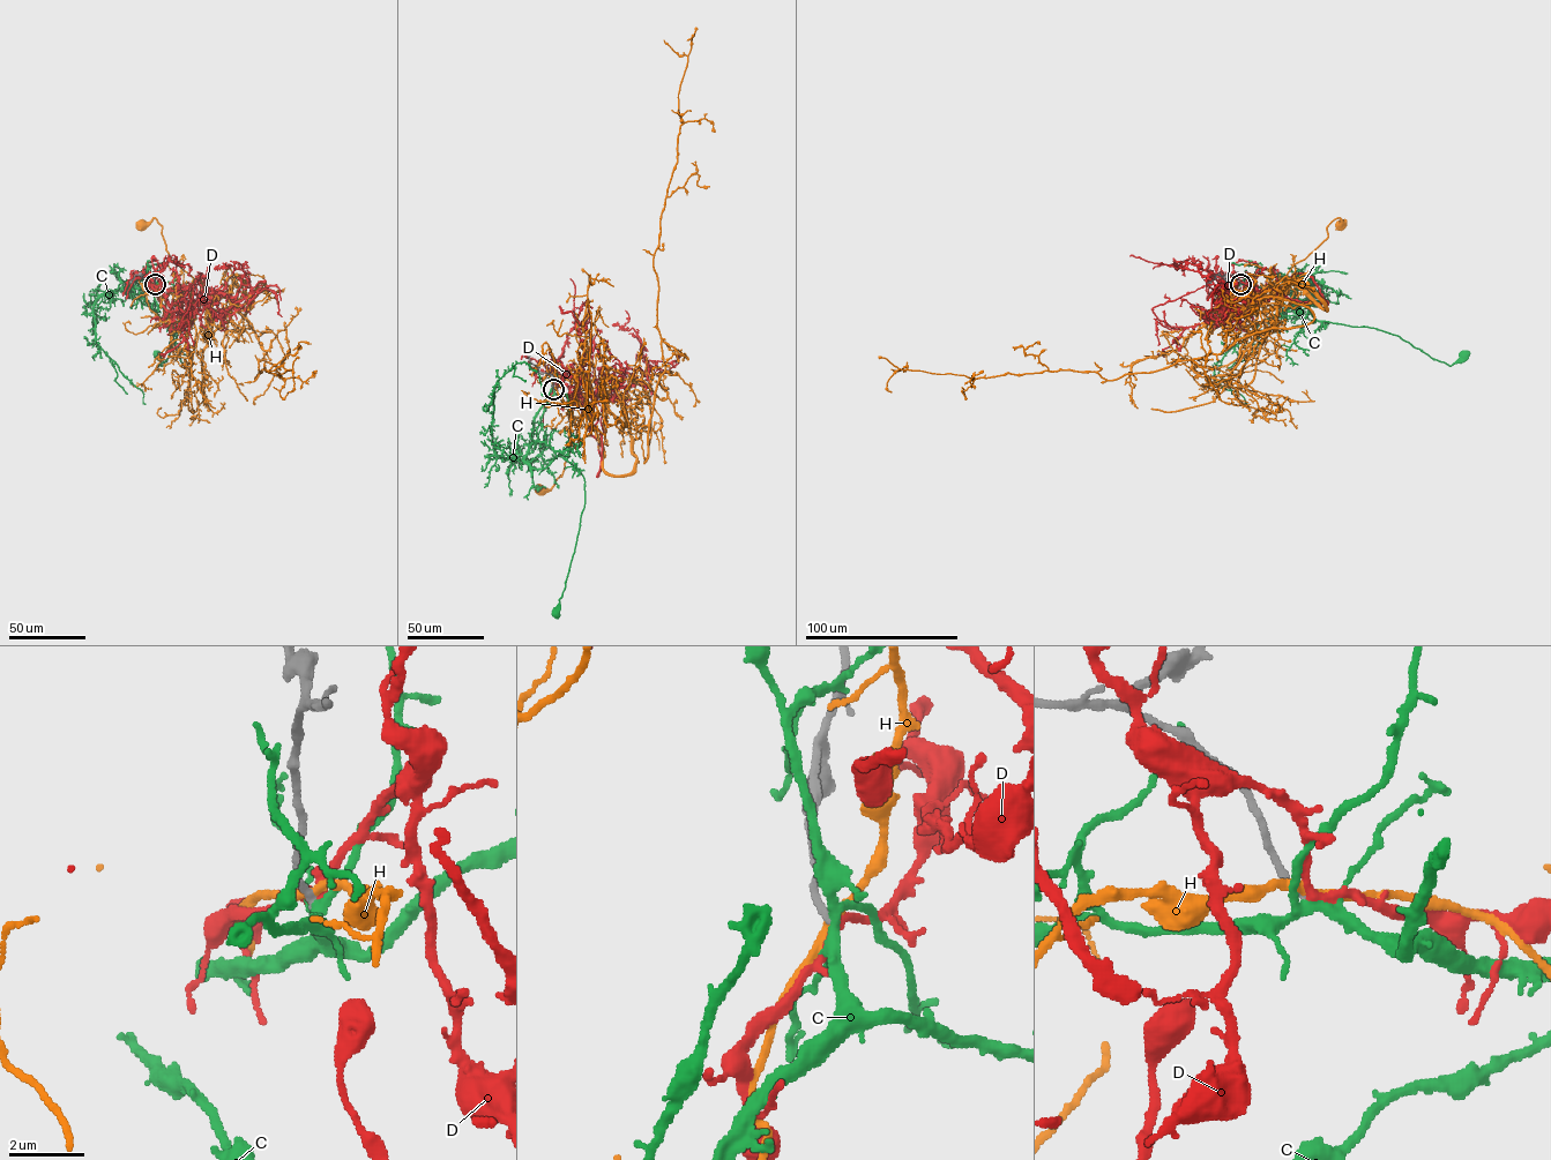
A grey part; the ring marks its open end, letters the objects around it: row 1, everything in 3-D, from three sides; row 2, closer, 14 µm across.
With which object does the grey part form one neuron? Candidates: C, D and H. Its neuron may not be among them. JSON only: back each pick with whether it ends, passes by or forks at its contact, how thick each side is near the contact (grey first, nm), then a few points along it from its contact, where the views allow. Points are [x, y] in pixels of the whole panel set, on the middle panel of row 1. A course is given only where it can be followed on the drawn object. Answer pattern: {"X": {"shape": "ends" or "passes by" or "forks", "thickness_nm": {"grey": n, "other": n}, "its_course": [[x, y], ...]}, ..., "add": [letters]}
{"add": []}

